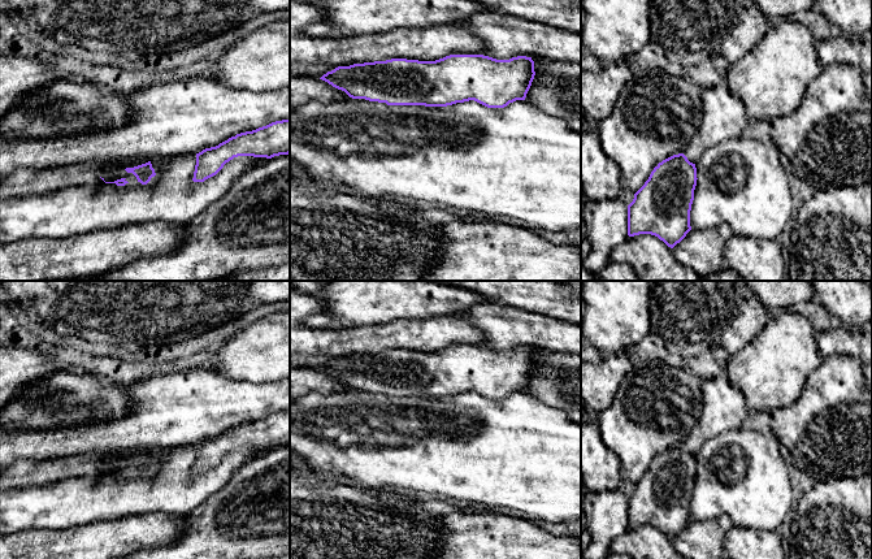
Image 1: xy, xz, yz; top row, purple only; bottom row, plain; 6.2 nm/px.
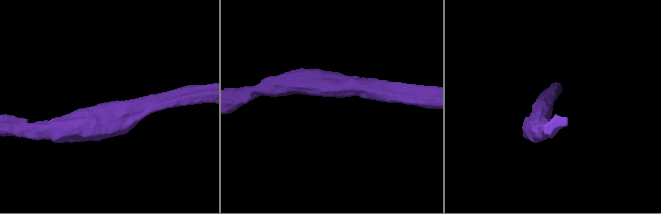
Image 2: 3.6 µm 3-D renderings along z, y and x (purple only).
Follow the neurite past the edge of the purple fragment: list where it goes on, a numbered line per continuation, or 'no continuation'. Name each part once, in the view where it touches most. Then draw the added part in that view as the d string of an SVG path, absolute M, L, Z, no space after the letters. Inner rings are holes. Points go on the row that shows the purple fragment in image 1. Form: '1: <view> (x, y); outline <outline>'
no continuation

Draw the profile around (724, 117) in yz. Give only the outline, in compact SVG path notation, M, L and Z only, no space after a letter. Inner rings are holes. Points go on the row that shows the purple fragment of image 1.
M721 81L716 86L703 88L700 126L682 153L690 162L695 164L708 148L721 142L742 136L747 125L746 107L739 98L729 91L725 81Z

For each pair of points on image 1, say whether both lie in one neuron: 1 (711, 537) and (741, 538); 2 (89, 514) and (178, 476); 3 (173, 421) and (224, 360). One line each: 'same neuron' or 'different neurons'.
1: different neurons
2: same neuron
3: different neurons

